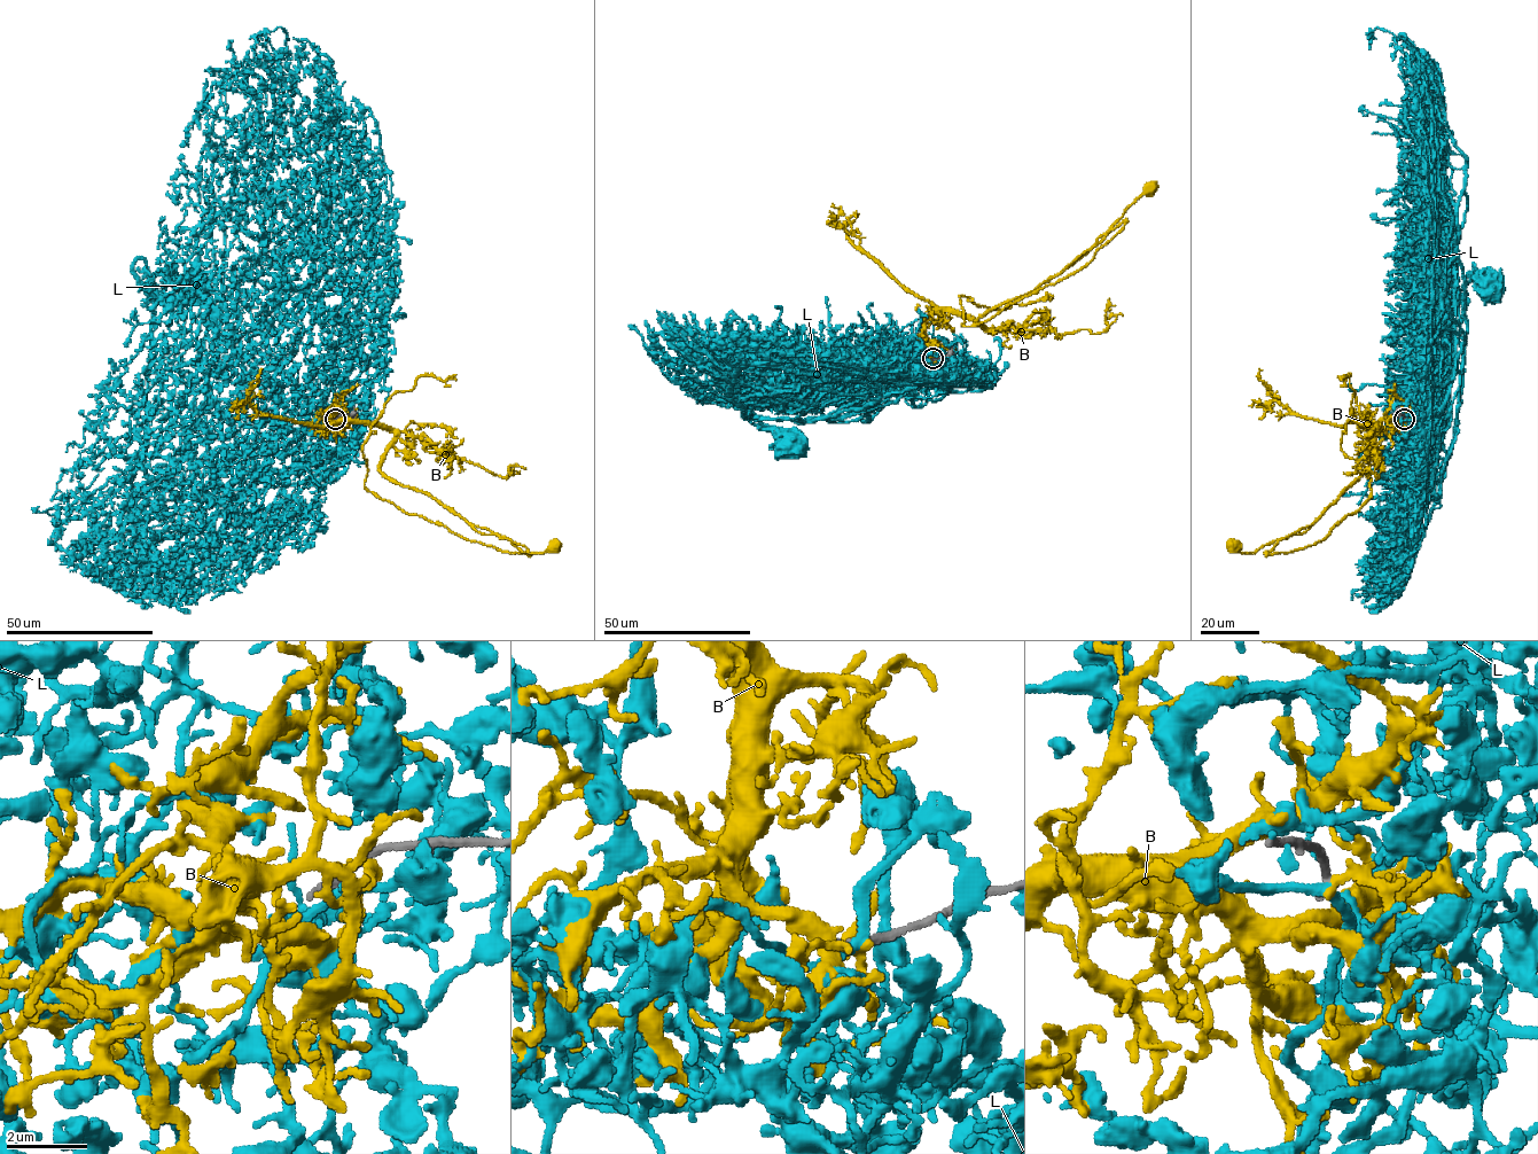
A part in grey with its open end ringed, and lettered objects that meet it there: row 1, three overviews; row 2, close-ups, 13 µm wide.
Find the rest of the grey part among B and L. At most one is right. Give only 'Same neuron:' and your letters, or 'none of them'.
Same neuron: none of them

